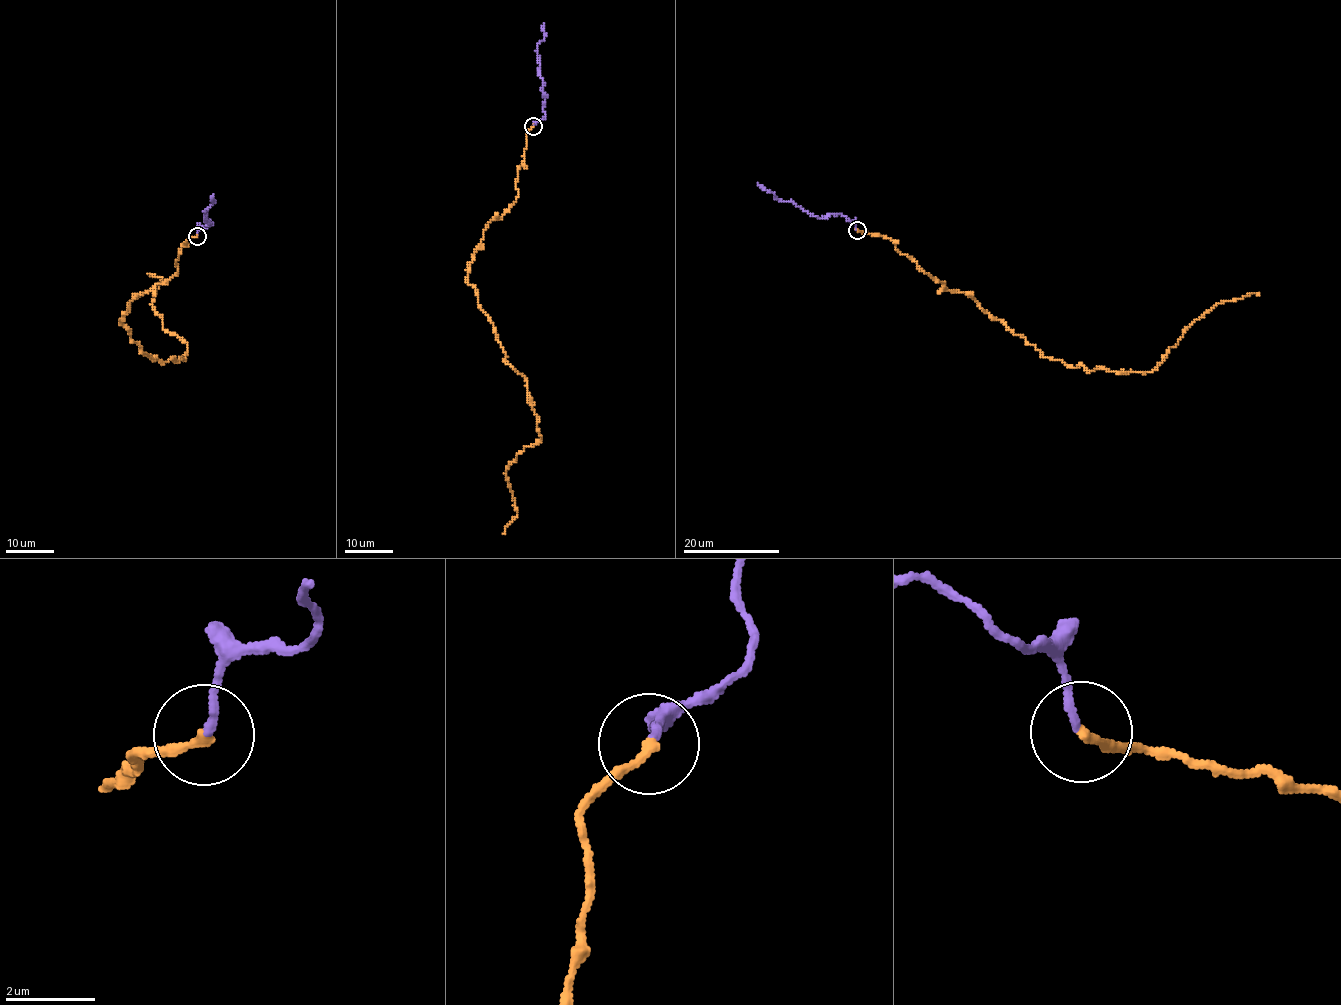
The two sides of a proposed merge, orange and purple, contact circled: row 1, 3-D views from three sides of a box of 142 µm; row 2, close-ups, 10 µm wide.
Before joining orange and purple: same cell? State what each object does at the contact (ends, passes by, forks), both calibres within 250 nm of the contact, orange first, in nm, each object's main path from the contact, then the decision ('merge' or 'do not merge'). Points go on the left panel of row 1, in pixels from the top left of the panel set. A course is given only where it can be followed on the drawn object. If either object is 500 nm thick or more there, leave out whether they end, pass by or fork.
orange ends there; purple ends there; 240 nm thick on the orange side, 170 nm on the other; orange runs (196, 235), (177, 272), (121, 320), (143, 354), (185, 359), (152, 305), (162, 278), (147, 274); purple runs (196, 235), (198, 229), (209, 224), (204, 211), (213, 202), (214, 193); merge

